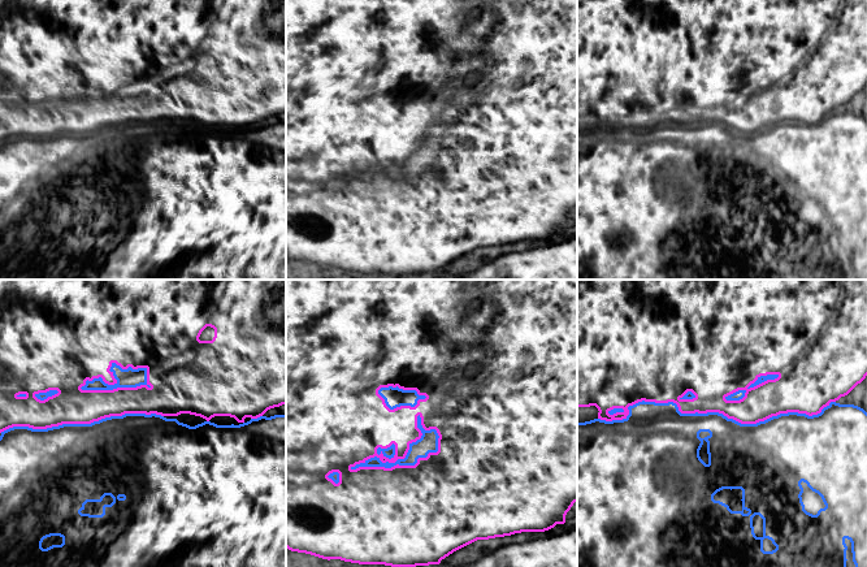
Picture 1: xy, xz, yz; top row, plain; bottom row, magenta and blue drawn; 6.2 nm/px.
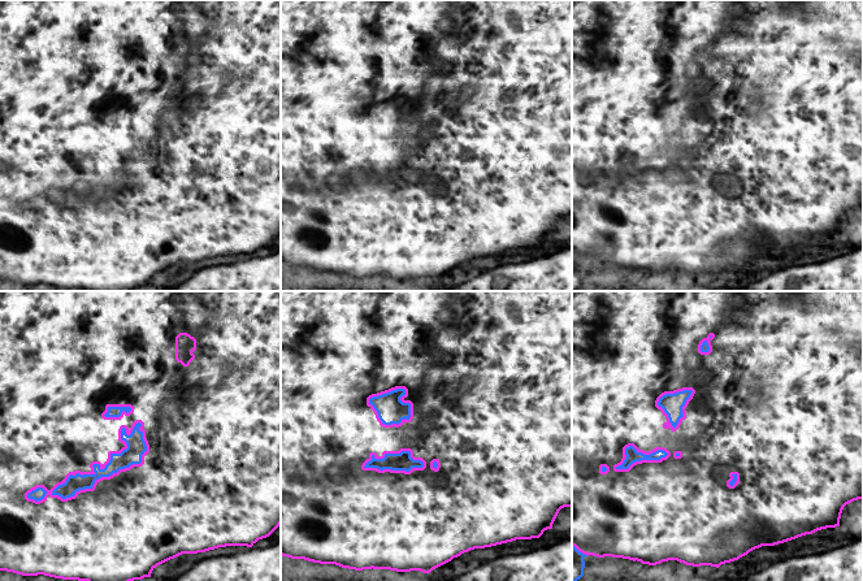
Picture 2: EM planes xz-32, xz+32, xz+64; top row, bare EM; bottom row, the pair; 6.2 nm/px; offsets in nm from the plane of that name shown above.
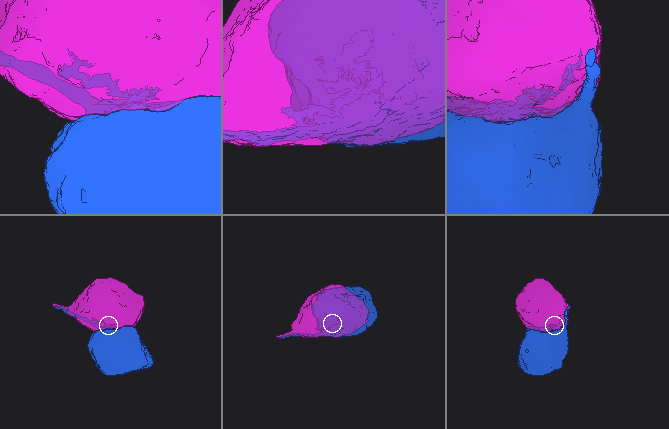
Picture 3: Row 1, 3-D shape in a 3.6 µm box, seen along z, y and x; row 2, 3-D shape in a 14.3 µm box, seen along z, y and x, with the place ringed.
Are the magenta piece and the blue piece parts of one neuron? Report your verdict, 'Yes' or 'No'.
No

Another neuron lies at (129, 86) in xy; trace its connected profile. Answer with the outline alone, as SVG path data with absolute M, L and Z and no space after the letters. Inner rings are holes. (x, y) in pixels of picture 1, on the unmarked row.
M112 72L109 78L117 91L114 94L108 94L103 90L101 86L94 87L92 90L86 90L86 94L82 95L82 99L113 99L117 96L136 96L140 94L147 94L147 77L133 78L129 75L127 78L122 78L116 72Z

